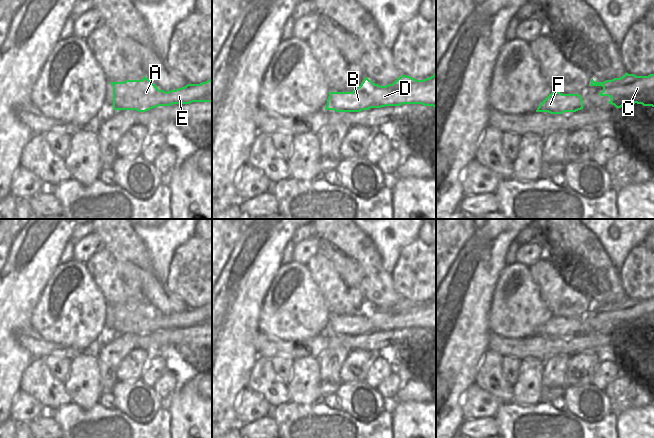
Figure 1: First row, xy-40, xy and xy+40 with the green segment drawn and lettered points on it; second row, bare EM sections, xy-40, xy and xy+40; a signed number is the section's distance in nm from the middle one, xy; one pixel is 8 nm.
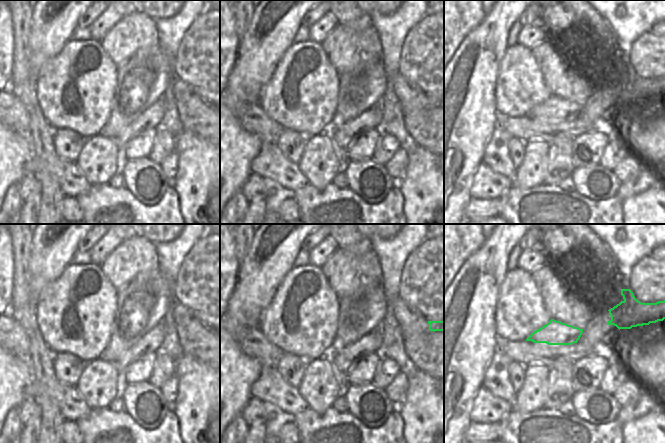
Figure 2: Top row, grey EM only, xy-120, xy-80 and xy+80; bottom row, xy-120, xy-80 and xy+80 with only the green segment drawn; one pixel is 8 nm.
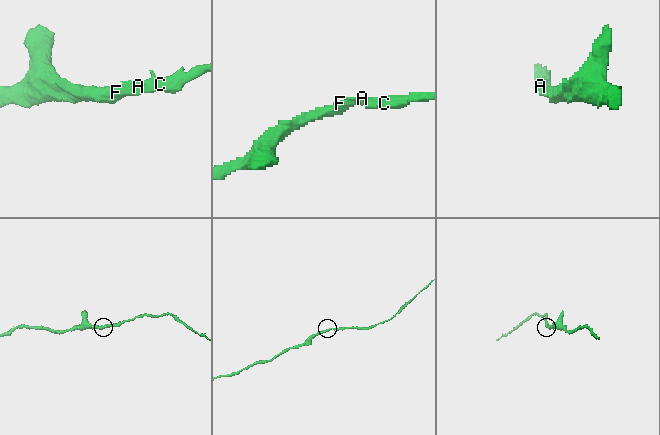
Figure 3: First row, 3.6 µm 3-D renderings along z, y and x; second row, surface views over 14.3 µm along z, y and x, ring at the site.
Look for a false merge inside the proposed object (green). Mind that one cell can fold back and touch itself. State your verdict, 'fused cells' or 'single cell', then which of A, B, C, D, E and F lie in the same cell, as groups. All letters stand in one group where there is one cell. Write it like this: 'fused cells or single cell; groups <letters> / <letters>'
single cell; groups A B C D E F

